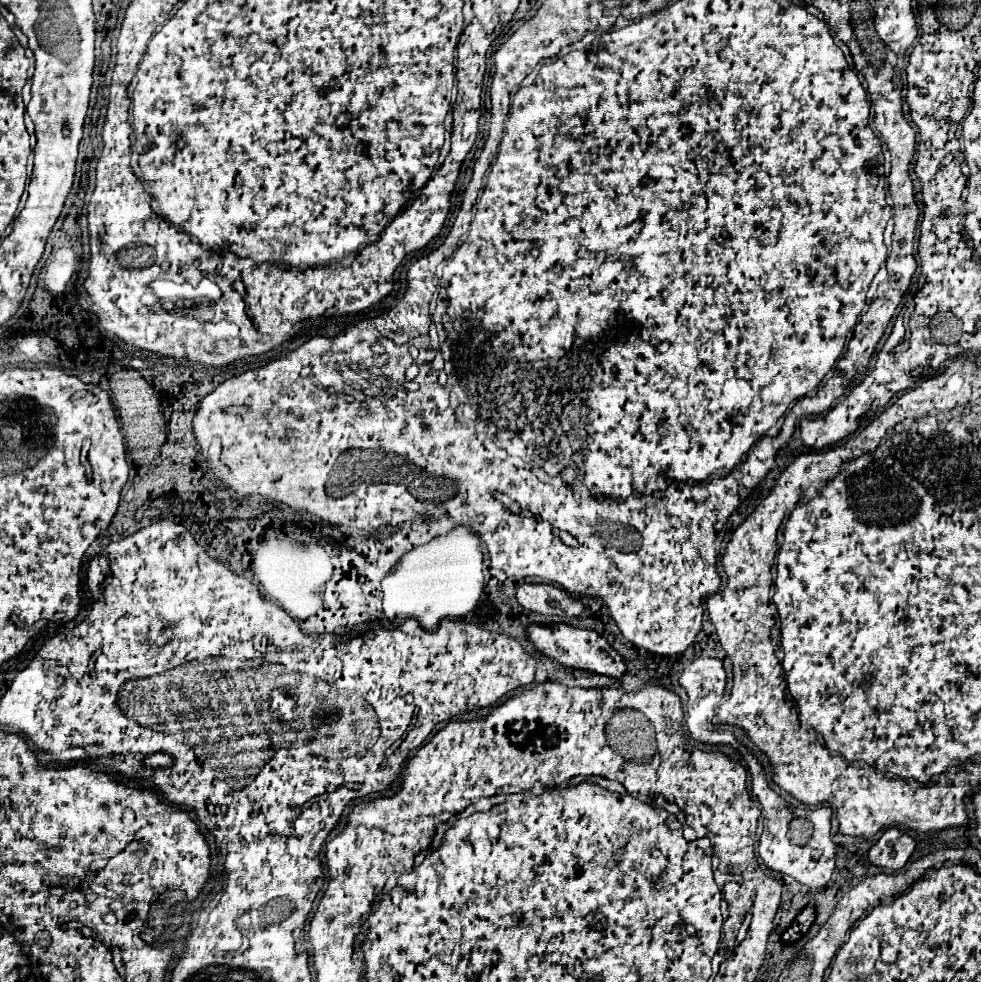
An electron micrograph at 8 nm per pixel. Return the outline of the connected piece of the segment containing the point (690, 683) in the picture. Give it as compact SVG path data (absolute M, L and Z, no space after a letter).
M698 658L690 666L686 666L680 674L680 684L682 688L688 690L688 706L686 706L686 724L696 742L710 744L710 746L720 746L722 740L712 736L712 718L716 714L716 708L720 706L720 698L724 696L724 684L726 684L726 672L722 666L722 660L718 658Z

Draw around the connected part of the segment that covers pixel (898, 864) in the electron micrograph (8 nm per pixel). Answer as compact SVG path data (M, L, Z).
M890 828L882 834L882 838L870 848L868 858L874 866L890 868L890 870L900 870L908 862L916 848L916 842L902 834L896 828Z

